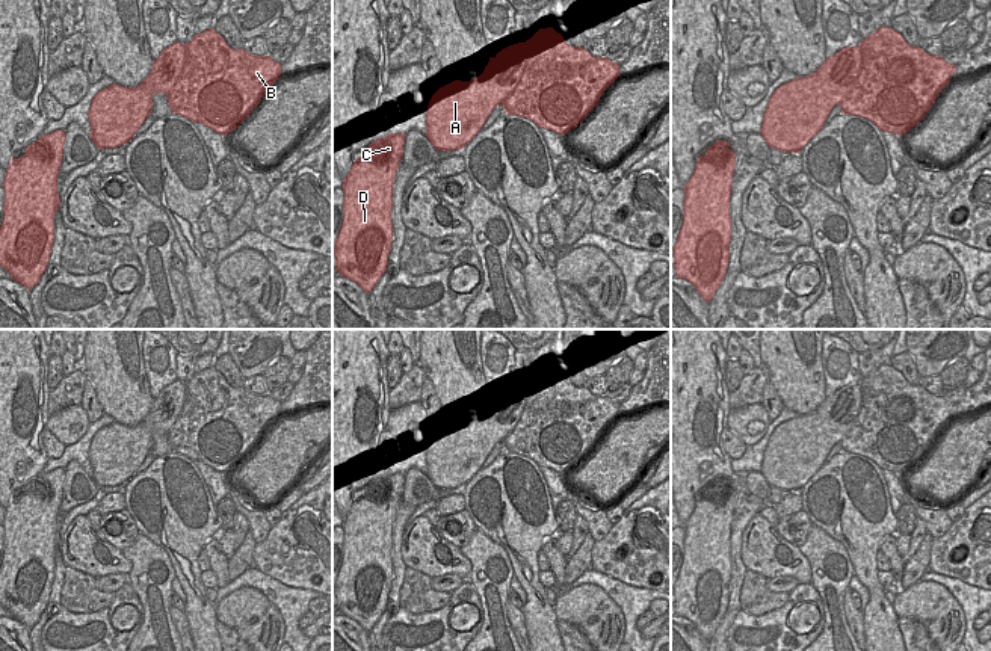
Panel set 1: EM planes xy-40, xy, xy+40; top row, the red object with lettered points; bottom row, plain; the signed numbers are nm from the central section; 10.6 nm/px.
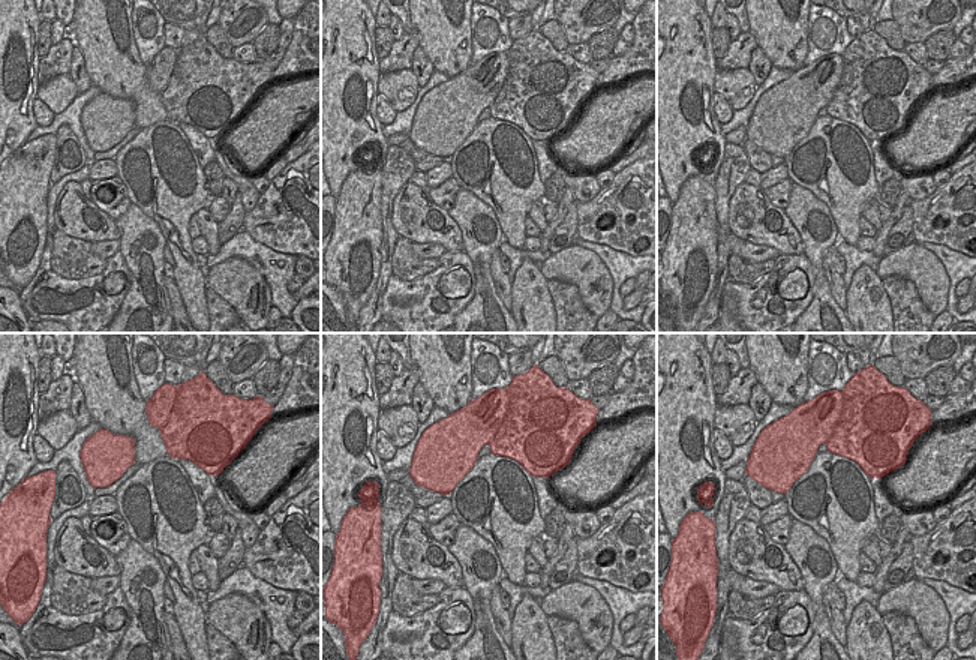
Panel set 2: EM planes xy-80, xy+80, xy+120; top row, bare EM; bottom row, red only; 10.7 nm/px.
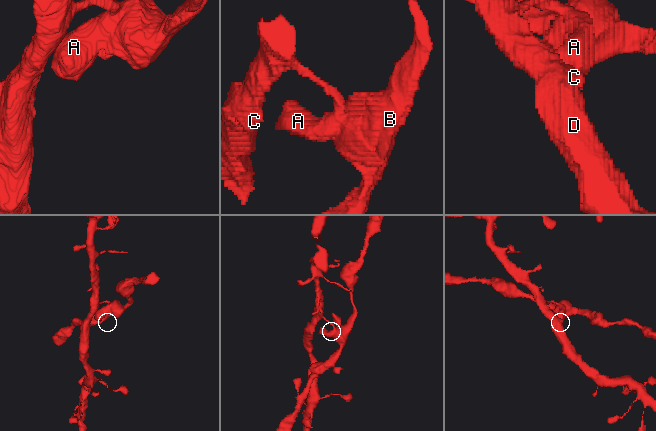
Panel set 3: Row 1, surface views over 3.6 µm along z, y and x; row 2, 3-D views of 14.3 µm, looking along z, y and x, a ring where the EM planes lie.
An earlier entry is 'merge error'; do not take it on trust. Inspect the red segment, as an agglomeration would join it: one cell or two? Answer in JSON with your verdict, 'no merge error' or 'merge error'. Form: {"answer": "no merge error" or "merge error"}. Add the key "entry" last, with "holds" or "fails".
{"answer": "merge error", "entry": "holds"}

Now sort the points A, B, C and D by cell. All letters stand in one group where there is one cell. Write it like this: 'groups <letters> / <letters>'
groups A C D / B

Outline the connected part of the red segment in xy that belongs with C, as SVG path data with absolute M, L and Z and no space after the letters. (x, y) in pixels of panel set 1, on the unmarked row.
M405 471L376 477L343 517L343 560L332 595L338 613L370 631L387 609L393 580L393 523Z

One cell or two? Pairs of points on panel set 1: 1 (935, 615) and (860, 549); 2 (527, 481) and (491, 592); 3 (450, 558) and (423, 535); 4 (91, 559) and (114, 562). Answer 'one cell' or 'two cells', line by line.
1: two cells
2: two cells
3: one cell
4: one cell

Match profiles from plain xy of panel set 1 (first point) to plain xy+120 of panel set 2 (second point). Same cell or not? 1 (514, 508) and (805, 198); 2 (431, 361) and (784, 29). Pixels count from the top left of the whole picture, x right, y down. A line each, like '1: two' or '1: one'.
1: two
2: one

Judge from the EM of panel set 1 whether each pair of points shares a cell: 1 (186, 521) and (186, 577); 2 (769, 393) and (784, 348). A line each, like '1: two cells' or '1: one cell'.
1: one cell
2: two cells

